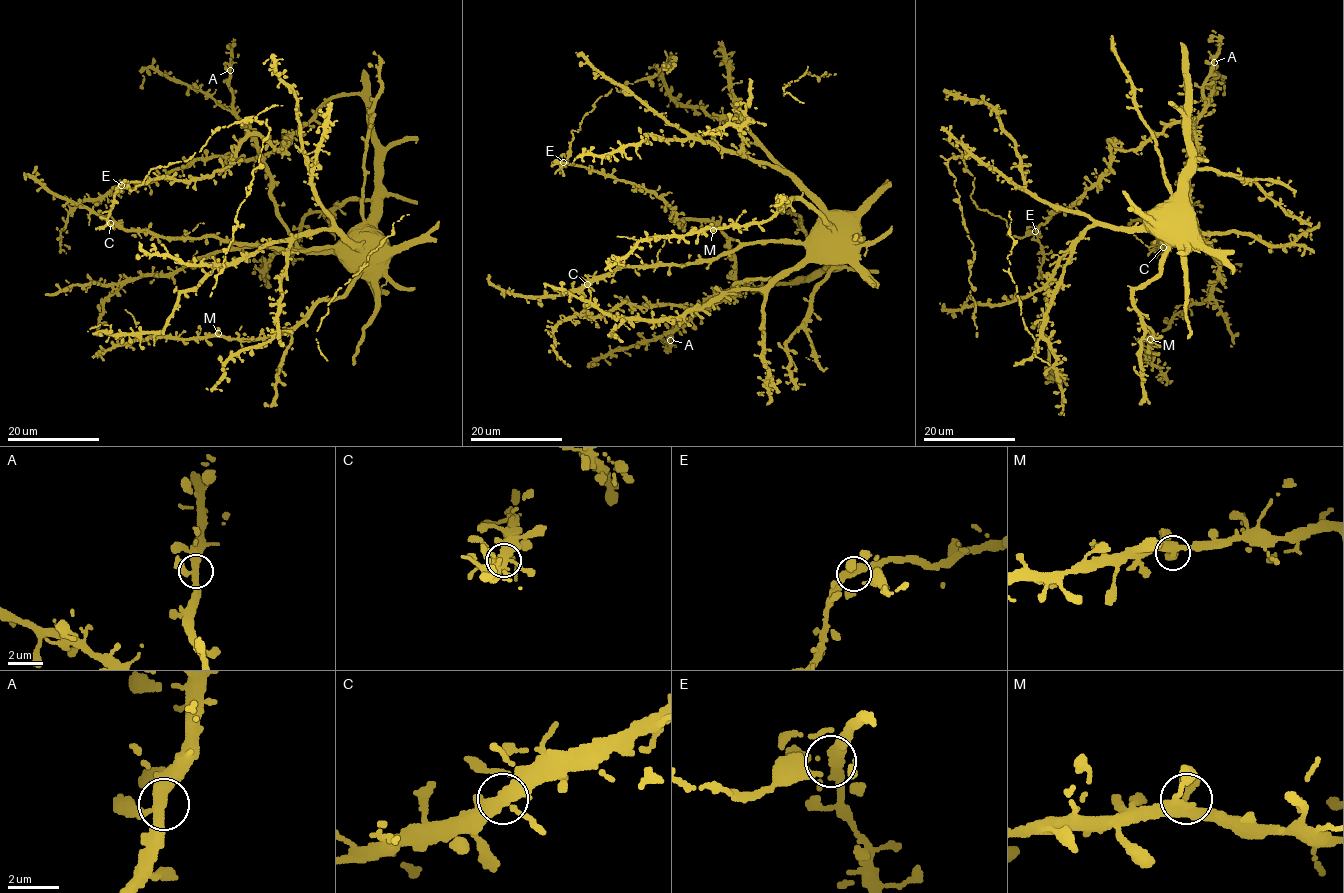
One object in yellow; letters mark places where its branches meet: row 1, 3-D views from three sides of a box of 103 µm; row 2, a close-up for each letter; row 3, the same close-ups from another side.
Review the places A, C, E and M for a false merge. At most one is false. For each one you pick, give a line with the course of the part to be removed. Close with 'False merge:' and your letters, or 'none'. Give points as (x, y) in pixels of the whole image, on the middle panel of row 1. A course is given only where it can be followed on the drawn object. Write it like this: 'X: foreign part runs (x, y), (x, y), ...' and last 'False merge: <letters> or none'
E: foreign part runs (563, 162), (571, 131), (598, 98), (649, 79), (672, 55), (667, 73), (668, 62), (663, 66)
False merge: E

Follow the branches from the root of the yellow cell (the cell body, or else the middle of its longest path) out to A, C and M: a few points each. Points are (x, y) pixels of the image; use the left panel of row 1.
A: (377, 248), (346, 262), (331, 249), (306, 251), (297, 244), (276, 210), (257, 139), (232, 108), (230, 70)
C: (377, 248), (352, 254), (338, 246), (289, 250), (215, 237), (159, 236), (110, 223)
M: (377, 248), (343, 295), (320, 301), (288, 331), (247, 340), (225, 338), (218, 333)

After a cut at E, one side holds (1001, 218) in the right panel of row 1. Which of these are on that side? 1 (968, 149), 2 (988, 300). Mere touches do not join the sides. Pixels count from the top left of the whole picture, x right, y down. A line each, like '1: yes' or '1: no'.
1: no
2: no

